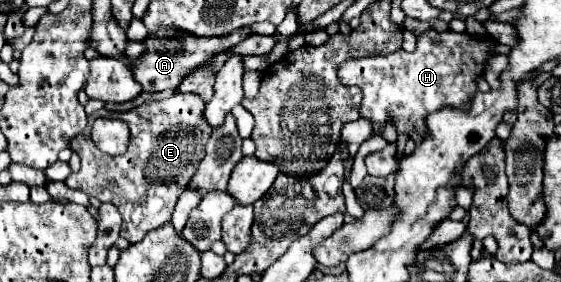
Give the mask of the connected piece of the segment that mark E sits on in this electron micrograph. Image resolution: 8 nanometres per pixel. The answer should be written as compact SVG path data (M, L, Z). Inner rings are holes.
M175 93L163 101L149 101L125 113L113 113L107 109L88 116L87 129L71 139L69 149L81 157L81 171L71 173L65 179L67 187L79 189L89 197L97 197L101 203L115 203L123 215L121 237L129 243L141 241L147 231L161 227L171 221L173 207L181 193L187 189L191 175L197 171L205 143L211 135L211 125L203 119L205 103L195 93ZM97 117L123 119L131 129L131 141L125 155L103 159L103 153L91 141L91 125Z

